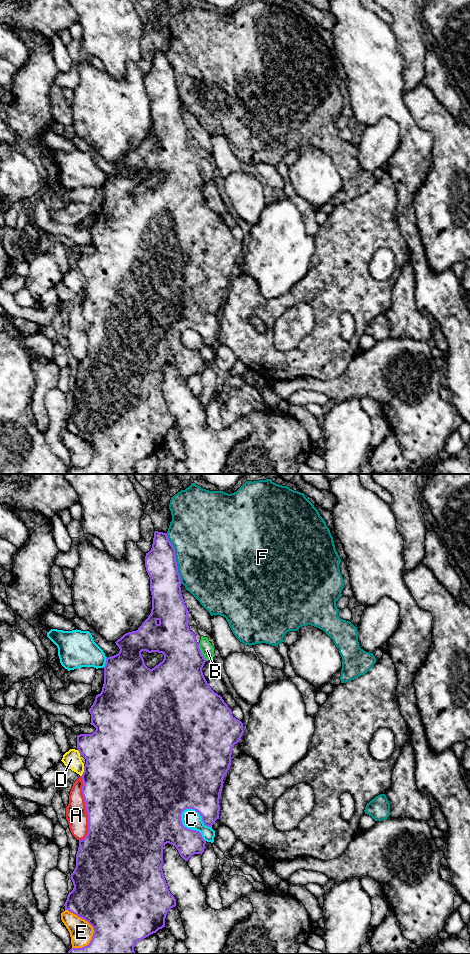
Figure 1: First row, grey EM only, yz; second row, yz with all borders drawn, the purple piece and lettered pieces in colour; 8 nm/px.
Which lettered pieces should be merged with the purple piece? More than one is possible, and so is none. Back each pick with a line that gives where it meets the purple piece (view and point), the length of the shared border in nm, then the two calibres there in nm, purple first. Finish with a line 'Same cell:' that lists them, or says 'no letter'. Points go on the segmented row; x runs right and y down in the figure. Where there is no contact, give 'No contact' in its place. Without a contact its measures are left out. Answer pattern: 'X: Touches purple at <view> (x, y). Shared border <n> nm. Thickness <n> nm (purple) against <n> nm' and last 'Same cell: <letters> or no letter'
Same cell: no letter

